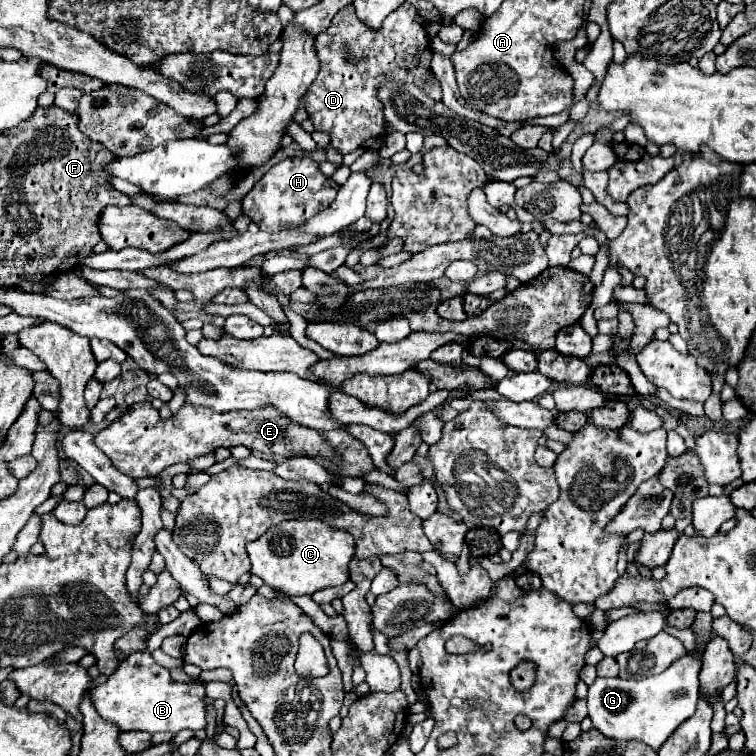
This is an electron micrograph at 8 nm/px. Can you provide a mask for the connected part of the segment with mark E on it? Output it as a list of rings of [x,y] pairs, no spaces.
[[[137,402],[119,420],[115,420],[109,428],[101,430],[95,436],[95,444],[105,452],[105,456],[109,456],[109,460],[113,462],[115,468],[119,468],[119,472],[133,476],[133,478],[159,476],[171,464],[189,462],[197,456],[215,452],[217,448],[231,448],[237,444],[241,444],[249,450],[265,452],[265,454],[279,454],[283,458],[305,456],[305,458],[335,460],[335,450],[331,448],[331,444],[323,438],[321,432],[311,430],[311,428],[307,428],[309,436],[303,436],[305,444],[309,444],[309,446],[305,446],[307,450],[293,452],[287,456],[287,452],[297,450],[293,446],[295,444],[293,438],[301,438],[301,430],[295,430],[293,424],[307,428],[307,426],[297,424],[295,420],[287,418],[275,406],[217,414],[207,406],[197,406],[197,404],[185,402],[177,414],[163,420],[159,416],[159,410],[155,410],[151,406],[151,402]]]

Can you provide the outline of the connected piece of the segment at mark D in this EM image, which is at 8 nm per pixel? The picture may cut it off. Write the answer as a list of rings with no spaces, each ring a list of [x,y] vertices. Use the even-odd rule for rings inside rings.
[[[405,2],[397,12],[393,12],[385,20],[381,30],[373,32],[373,30],[365,28],[365,24],[361,24],[361,20],[355,14],[355,8],[347,6],[335,14],[335,18],[331,20],[331,26],[325,32],[315,36],[315,48],[317,48],[317,56],[321,60],[321,70],[305,94],[307,112],[309,112],[309,120],[313,122],[315,130],[329,132],[331,144],[341,154],[349,154],[349,152],[361,148],[365,144],[365,140],[369,140],[369,138],[383,138],[385,120],[383,120],[383,112],[381,112],[381,102],[377,100],[377,84],[383,84],[385,80],[411,82],[411,84],[419,84],[425,92],[429,92],[429,96],[435,96],[435,100],[441,100],[439,82],[435,78],[429,80],[431,56],[433,56],[431,44],[423,30],[423,24],[419,24],[415,20],[415,14],[417,14],[417,8],[409,2]]]

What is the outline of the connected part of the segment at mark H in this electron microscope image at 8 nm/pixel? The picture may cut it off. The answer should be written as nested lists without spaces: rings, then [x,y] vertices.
[[[309,156],[287,158],[275,164],[243,198],[243,212],[249,216],[263,232],[281,232],[301,226],[311,216],[329,208],[335,200],[339,184],[333,178],[327,178],[315,160]]]

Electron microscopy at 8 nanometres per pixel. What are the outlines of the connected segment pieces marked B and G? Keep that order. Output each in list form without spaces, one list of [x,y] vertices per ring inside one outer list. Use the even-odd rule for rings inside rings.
[[[183,612],[177,620],[163,624],[157,628],[157,632],[149,638],[149,652],[139,652],[129,656],[119,664],[119,668],[109,676],[109,680],[97,688],[91,690],[93,704],[97,712],[119,726],[119,730],[143,730],[149,734],[155,732],[171,732],[177,734],[181,730],[203,730],[207,726],[205,720],[205,684],[203,682],[175,682],[169,676],[169,670],[159,666],[151,652],[161,646],[161,642],[167,636],[173,636],[177,632],[195,632],[195,628],[201,624],[195,612]]]
[[[683,656],[673,662],[663,674],[649,676],[643,680],[623,680],[623,678],[597,678],[589,686],[587,706],[593,728],[603,736],[613,740],[641,740],[655,752],[667,738],[695,714],[699,700],[699,656]]]

